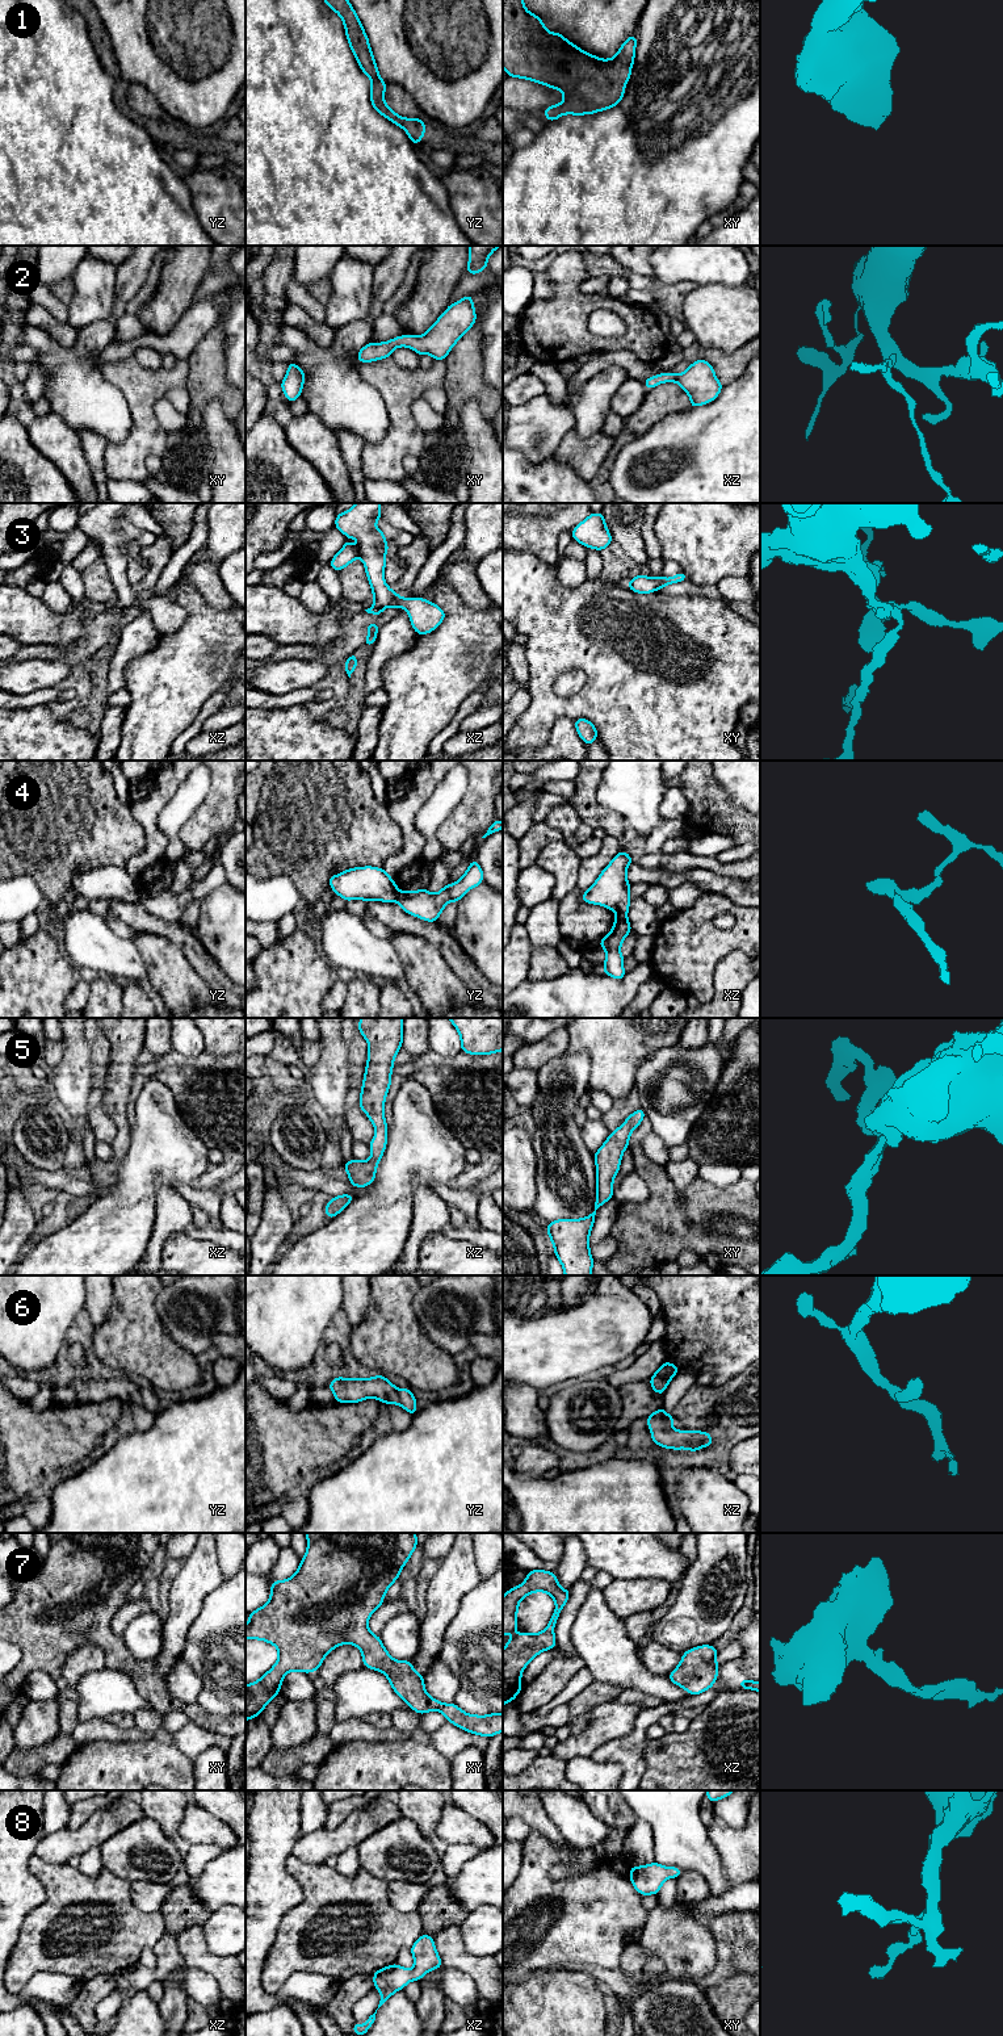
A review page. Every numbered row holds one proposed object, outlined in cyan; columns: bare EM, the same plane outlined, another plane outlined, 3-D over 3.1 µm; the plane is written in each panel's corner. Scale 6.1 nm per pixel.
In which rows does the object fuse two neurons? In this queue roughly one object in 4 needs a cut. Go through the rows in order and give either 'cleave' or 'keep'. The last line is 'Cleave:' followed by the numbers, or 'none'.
1: keep
2: keep
3: keep
4: cleave
5: keep
6: keep
7: keep
8: keep
Cleave: 4

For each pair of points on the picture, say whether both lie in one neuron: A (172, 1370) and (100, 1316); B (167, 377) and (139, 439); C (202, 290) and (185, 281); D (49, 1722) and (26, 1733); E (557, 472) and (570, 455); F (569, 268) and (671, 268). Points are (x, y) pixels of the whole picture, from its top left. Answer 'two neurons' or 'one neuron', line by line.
A: two neurons
B: one neuron
C: two neurons
D: one neuron
E: two neurons
F: two neurons

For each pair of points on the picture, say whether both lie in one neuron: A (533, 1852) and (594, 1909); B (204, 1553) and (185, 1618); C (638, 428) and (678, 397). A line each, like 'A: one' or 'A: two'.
A: one
B: one
C: one

